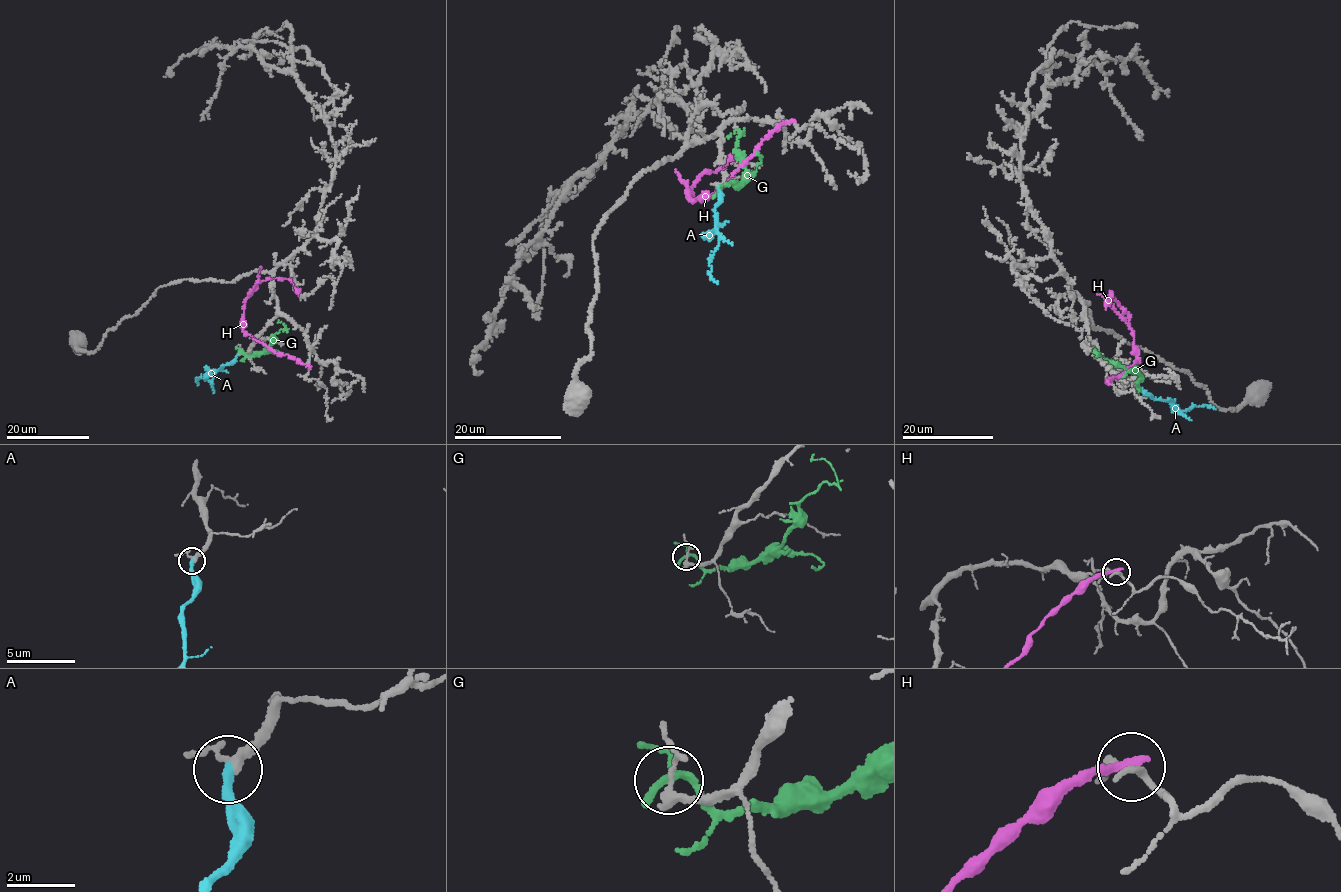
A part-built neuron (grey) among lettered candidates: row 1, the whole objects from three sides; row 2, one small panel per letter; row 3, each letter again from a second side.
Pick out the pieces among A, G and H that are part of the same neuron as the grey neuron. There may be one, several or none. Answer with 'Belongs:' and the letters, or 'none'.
Belongs: A

